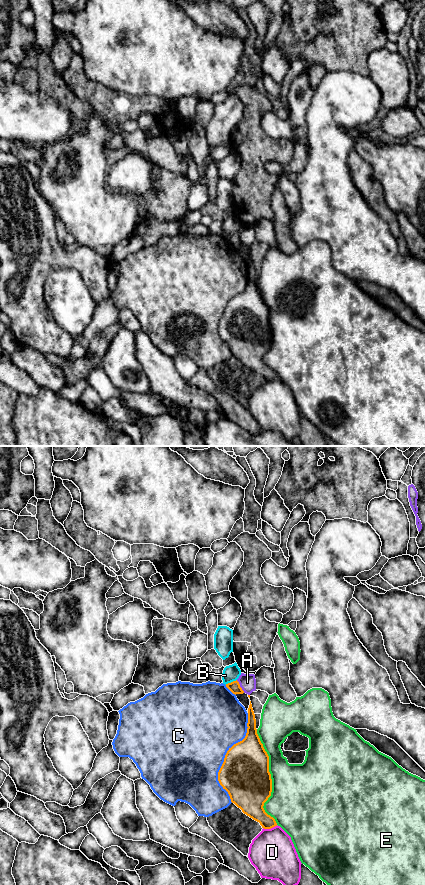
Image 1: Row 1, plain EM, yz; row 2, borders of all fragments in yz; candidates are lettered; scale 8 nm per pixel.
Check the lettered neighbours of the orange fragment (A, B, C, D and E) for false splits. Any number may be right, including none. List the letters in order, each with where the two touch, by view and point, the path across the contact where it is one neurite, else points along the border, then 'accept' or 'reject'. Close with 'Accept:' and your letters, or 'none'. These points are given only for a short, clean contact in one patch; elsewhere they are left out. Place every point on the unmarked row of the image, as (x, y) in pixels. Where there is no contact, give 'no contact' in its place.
A: meets orange in yz at (239, 238); reject
B: meets orange in yz at (231, 234); border along yz (236, 231), (225, 236); reject
C: meets orange in yz at (225, 308); reject
D: meets orange in yz at (270, 380); reject
E: meets orange in yz at (270, 329); reject
Accept: none

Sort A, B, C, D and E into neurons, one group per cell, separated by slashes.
A / B / C / D / E

